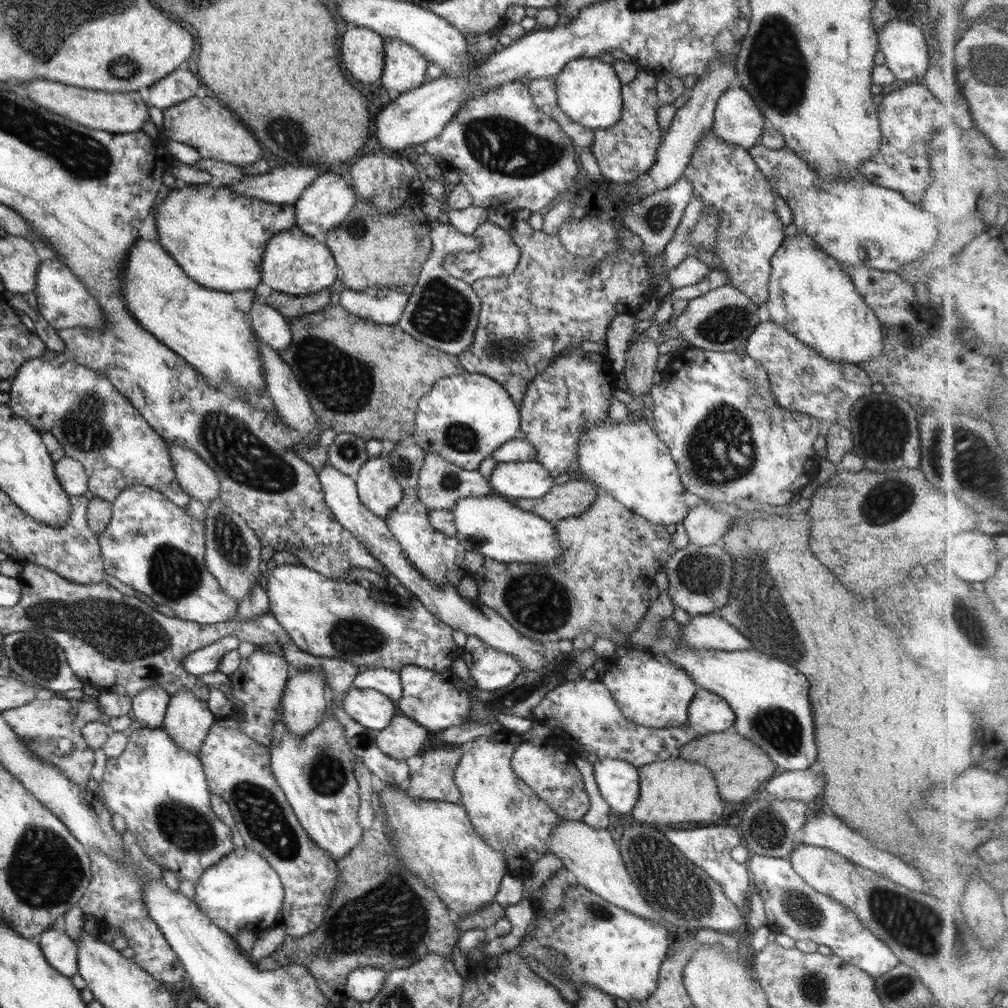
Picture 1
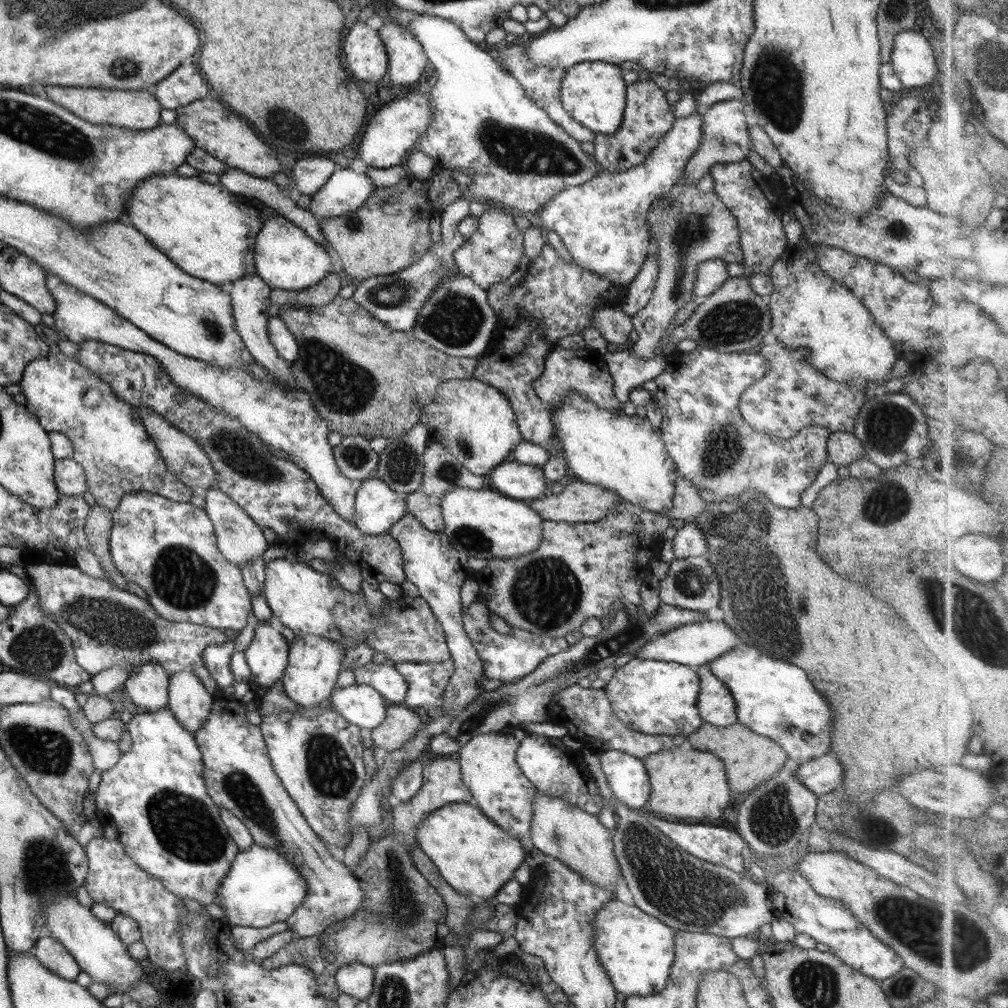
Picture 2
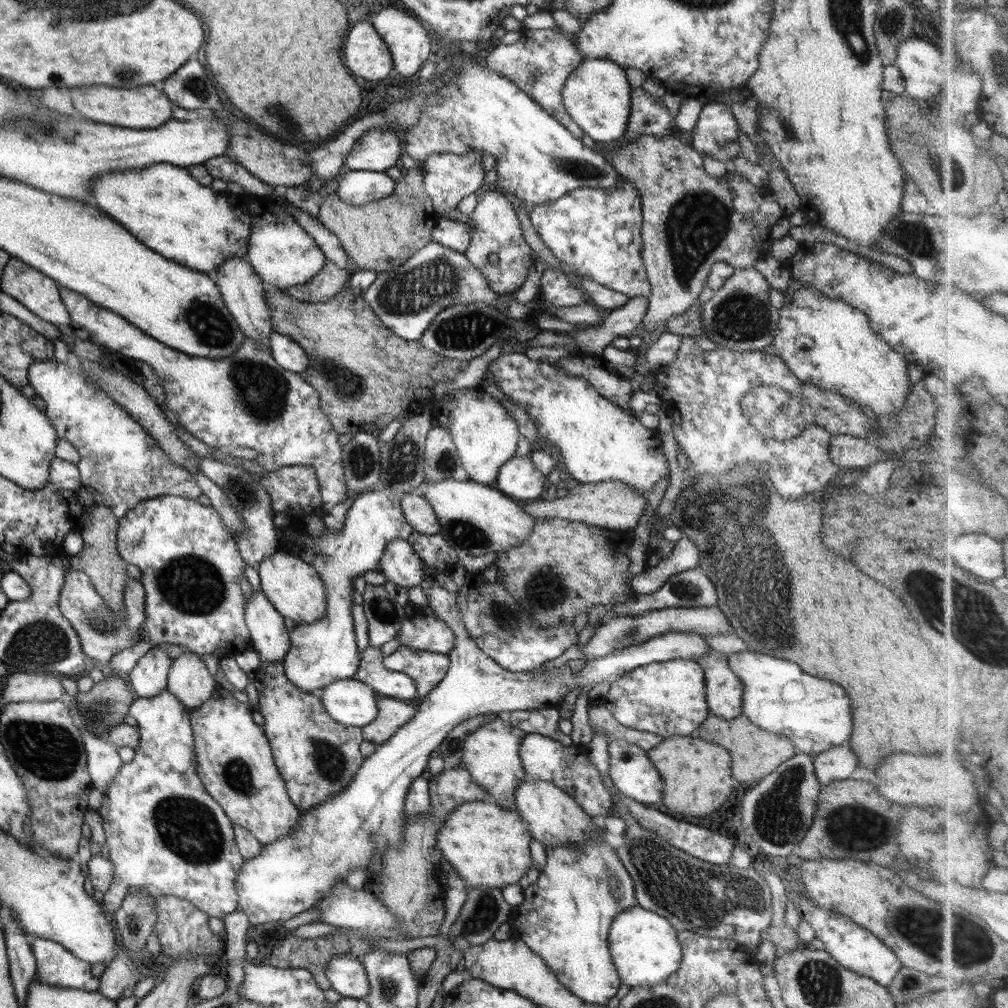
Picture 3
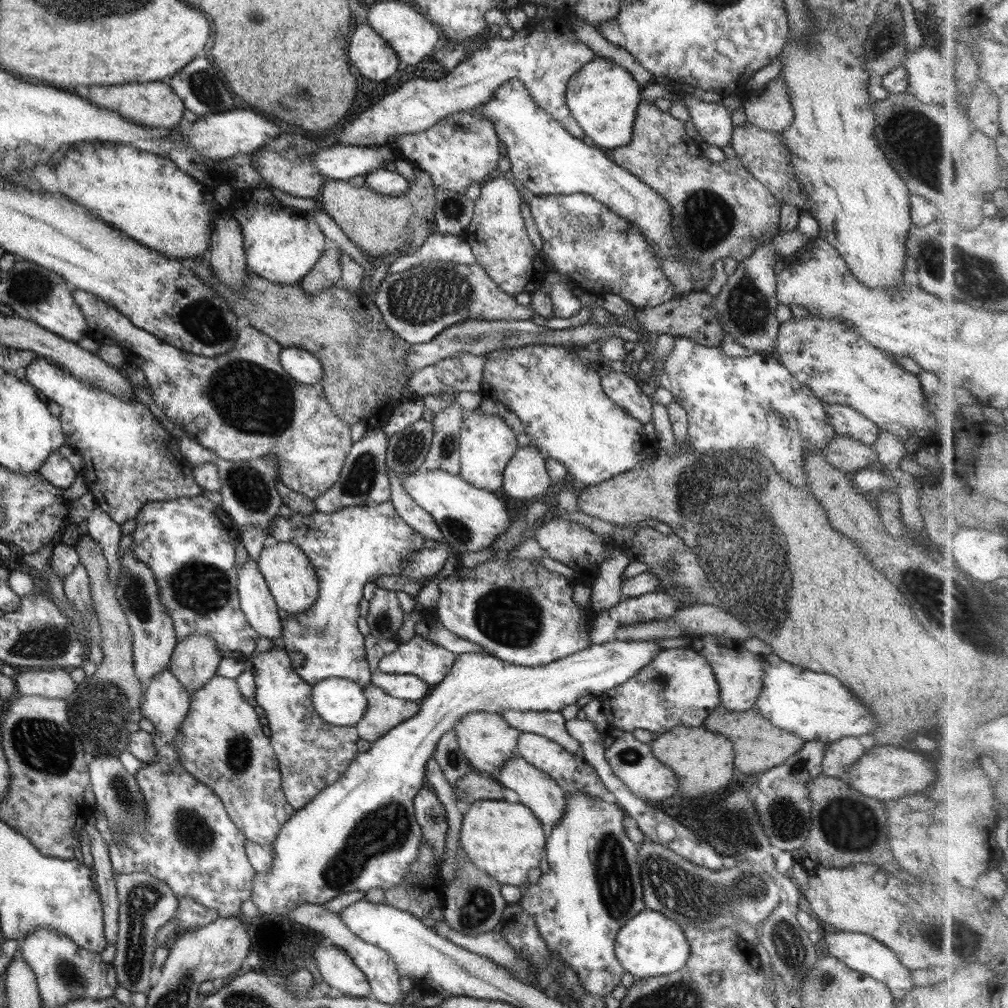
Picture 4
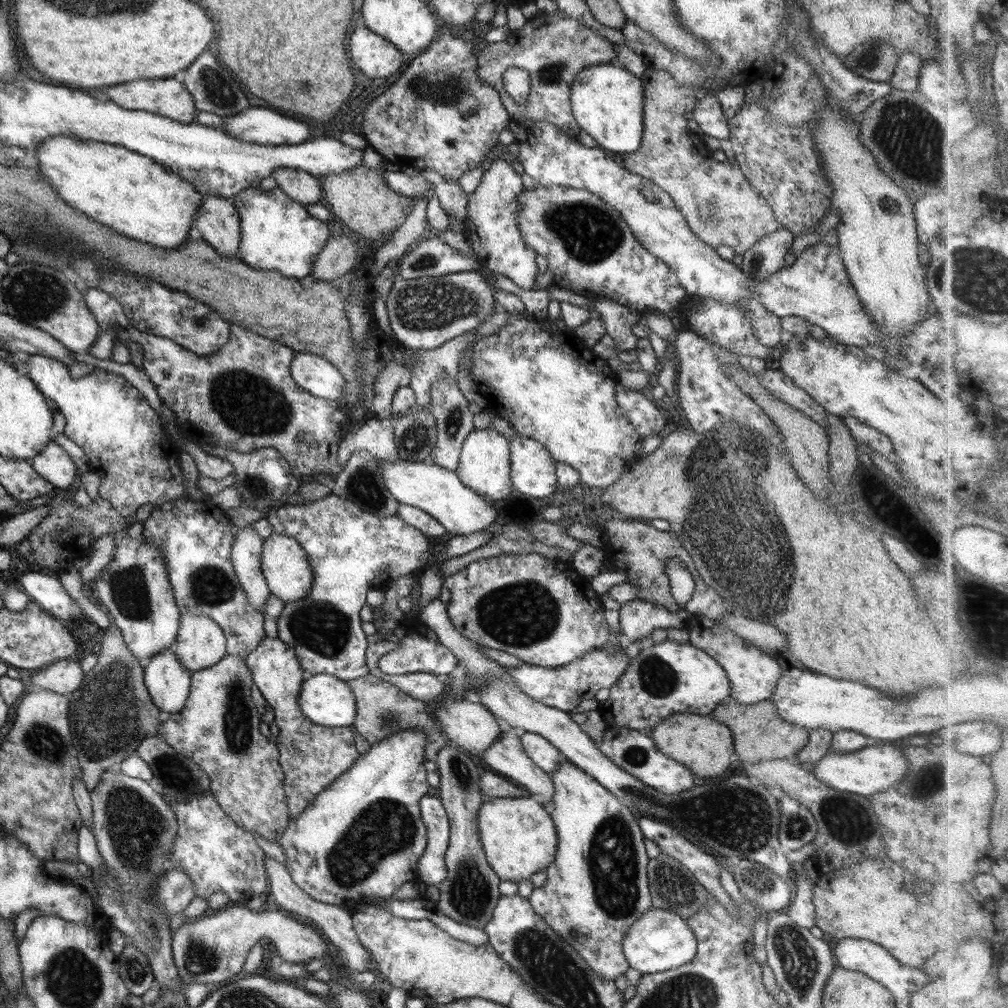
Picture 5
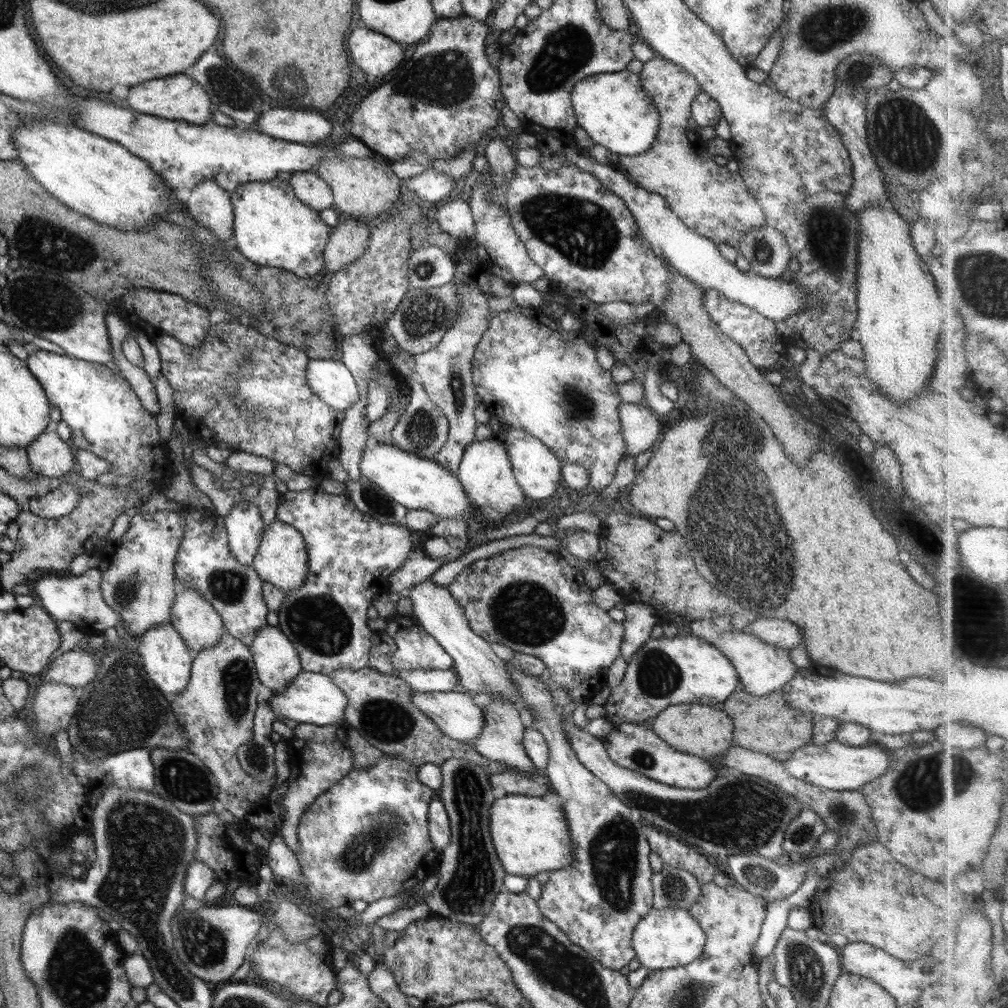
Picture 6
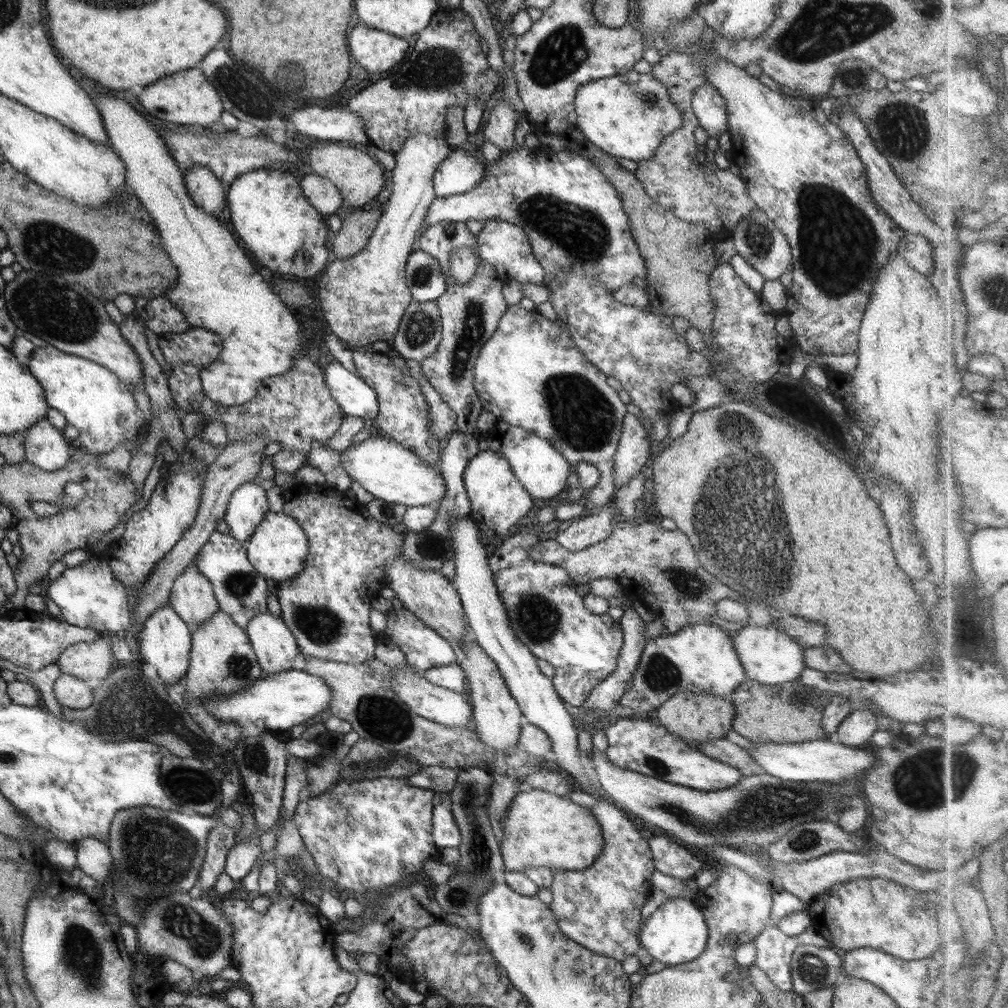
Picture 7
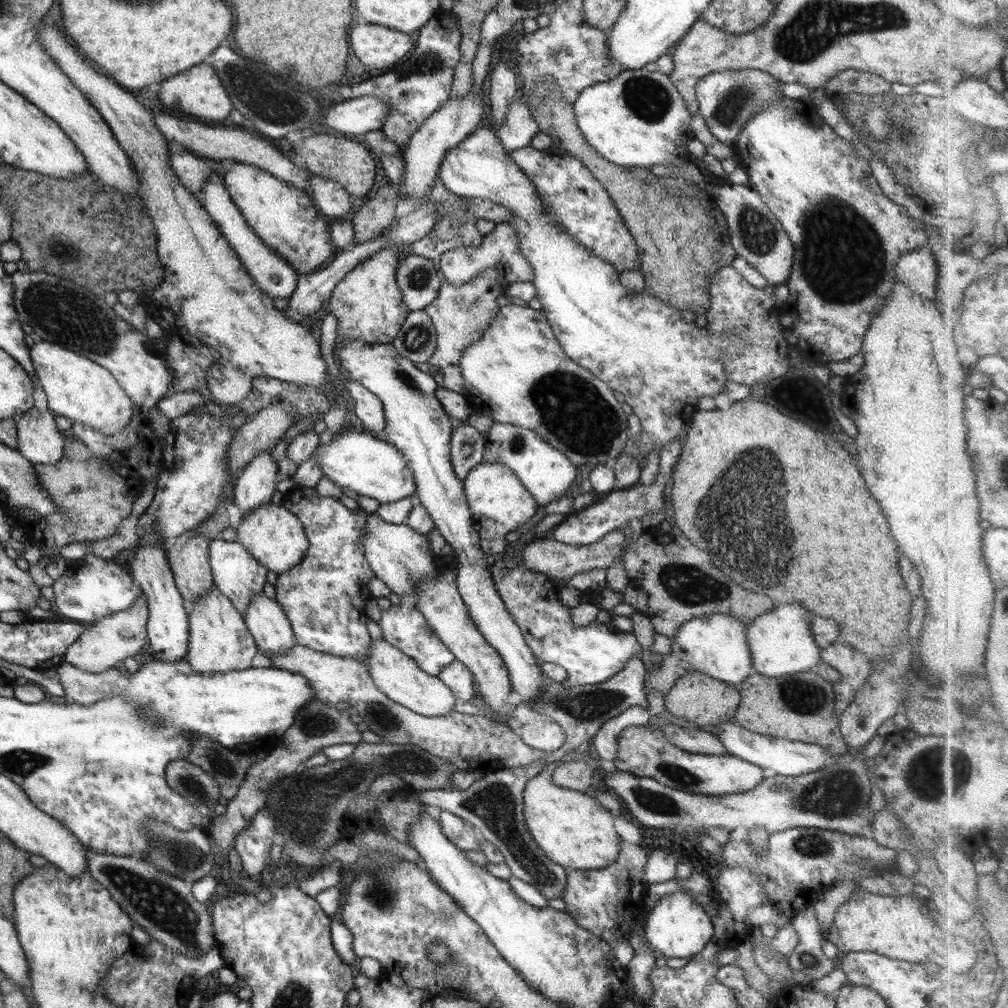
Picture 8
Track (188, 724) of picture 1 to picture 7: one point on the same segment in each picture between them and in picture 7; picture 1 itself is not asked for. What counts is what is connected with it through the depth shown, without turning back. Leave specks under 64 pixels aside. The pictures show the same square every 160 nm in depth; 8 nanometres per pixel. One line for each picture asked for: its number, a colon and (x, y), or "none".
2: (190, 702)
3: (188, 680)
4: (194, 662)
5: (201, 643)
6: (198, 622)
7: (192, 598)

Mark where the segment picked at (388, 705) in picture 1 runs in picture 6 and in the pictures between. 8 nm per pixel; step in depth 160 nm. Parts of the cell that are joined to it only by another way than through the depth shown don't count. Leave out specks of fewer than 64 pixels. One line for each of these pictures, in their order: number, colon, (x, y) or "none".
2: (363, 705)
3: (350, 702)
4: (341, 702)
5: (326, 700)
6: (313, 698)

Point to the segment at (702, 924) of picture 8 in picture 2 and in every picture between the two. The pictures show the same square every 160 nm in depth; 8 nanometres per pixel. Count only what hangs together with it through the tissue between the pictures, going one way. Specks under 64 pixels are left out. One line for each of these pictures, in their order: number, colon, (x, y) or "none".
2: (637, 950)
3: (644, 947)
4: (650, 944)
5: (660, 940)
6: (665, 938)
7: (676, 933)

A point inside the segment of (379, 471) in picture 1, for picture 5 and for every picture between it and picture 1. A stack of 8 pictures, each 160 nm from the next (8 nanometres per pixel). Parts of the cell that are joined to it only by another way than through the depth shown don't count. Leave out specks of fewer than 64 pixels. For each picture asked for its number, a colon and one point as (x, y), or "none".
2: (377, 507)
3: (324, 651)
4: (352, 547)
5: (351, 551)

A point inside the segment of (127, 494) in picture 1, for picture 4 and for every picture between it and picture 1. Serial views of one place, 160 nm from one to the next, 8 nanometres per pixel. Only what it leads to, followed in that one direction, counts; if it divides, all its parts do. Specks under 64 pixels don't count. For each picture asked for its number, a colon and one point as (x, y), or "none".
2: (167, 547)
3: (190, 565)
4: (187, 543)

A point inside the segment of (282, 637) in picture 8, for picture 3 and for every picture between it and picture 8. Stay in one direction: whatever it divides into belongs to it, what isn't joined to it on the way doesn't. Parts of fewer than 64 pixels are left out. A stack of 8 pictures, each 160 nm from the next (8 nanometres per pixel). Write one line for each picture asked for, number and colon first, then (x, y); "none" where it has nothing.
3: (317, 757)
4: (312, 754)
5: (312, 756)
6: (277, 663)
7: (275, 647)

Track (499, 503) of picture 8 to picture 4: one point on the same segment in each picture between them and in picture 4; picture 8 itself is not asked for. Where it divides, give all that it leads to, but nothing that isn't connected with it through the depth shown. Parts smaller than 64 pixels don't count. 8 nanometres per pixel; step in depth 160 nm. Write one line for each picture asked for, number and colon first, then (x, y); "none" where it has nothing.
4: (487, 443)
5: (484, 466)
6: (485, 471)
7: (498, 501)

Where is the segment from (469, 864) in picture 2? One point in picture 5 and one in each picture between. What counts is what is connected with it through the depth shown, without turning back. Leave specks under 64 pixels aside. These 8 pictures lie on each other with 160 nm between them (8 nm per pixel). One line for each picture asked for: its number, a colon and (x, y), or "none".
3: (488, 845)
4: (505, 840)
5: (518, 837)

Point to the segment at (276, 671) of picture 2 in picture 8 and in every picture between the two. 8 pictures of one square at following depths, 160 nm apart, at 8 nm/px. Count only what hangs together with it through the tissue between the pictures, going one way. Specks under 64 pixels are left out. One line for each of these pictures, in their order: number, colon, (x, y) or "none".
3: (270, 639)
4: (256, 601)
5: (246, 550)
6: (244, 526)
7: (246, 510)
8: (256, 484)

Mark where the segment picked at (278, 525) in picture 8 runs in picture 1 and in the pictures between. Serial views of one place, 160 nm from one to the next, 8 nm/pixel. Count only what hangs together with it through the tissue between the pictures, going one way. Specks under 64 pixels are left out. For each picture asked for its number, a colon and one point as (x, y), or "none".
1: (323, 616)
2: (307, 602)
3: (293, 586)
4: (292, 580)
5: (288, 572)
6: (281, 559)
7: (278, 548)

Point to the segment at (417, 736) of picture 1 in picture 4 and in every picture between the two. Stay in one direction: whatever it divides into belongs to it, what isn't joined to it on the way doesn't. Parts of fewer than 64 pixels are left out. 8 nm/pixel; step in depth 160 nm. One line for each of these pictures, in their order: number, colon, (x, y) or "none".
2: (401, 723)
3: (393, 713)
4: (384, 712)

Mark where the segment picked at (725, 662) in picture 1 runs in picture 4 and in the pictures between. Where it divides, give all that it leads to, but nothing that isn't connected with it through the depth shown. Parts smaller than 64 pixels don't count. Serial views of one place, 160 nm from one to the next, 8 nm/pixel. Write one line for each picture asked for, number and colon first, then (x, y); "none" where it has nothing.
2: (775, 699)
3: (814, 714)
4: (813, 706)

